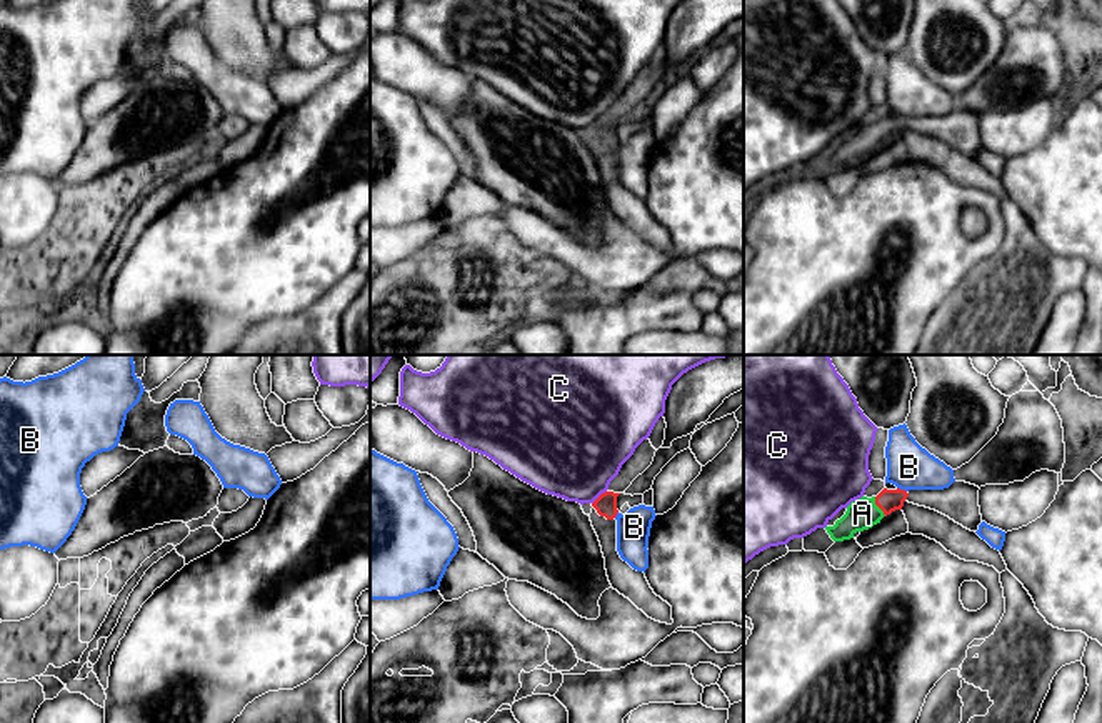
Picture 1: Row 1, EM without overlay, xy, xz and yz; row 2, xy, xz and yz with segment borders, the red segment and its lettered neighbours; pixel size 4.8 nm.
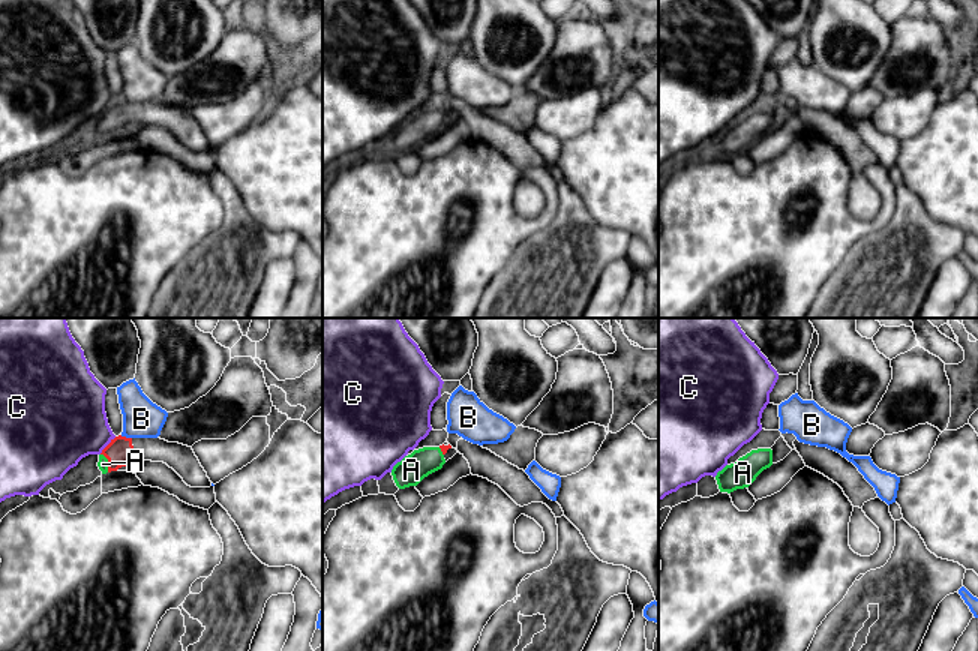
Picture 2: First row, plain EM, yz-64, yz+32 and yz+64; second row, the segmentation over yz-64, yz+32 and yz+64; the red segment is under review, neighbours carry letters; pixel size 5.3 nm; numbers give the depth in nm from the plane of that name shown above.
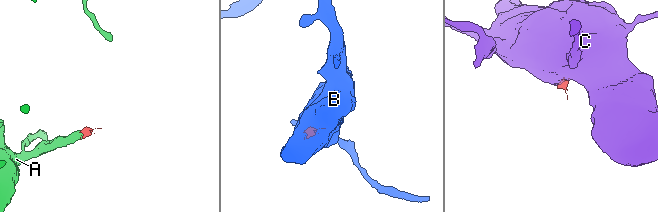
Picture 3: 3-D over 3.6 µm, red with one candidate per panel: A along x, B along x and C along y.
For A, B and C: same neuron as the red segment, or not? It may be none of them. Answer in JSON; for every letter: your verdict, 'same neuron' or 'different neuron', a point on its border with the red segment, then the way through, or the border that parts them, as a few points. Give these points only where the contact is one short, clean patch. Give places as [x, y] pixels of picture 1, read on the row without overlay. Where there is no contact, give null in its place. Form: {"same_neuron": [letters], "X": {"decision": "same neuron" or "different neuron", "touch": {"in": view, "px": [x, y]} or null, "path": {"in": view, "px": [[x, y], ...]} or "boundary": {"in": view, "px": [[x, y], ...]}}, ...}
{"same_neuron": ["A"], "A": {"decision": "same neuron", "touch": {"in": "yz", "px": [879, 134]}, "path": {"in": "yz", "px": [[887, 127], [879, 134], [862, 140]]}}, "B": {"decision": "different neuron", "touch": {"in": "yz", "px": [902, 117]}, "boundary": {"in": "yz", "px": [[897, 114], [906, 119]]}}, "C": {"decision": "different neuron", "touch": {"in": "xz", "px": [599, 124]}, "boundary": {"in": "xz", "px": [[606, 117], [592, 130]]}}}

